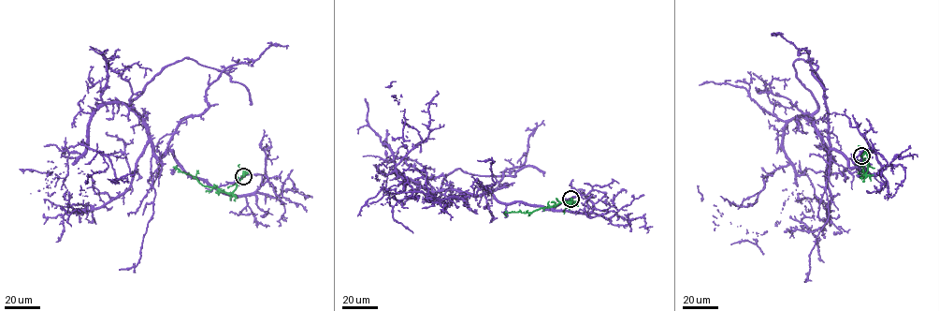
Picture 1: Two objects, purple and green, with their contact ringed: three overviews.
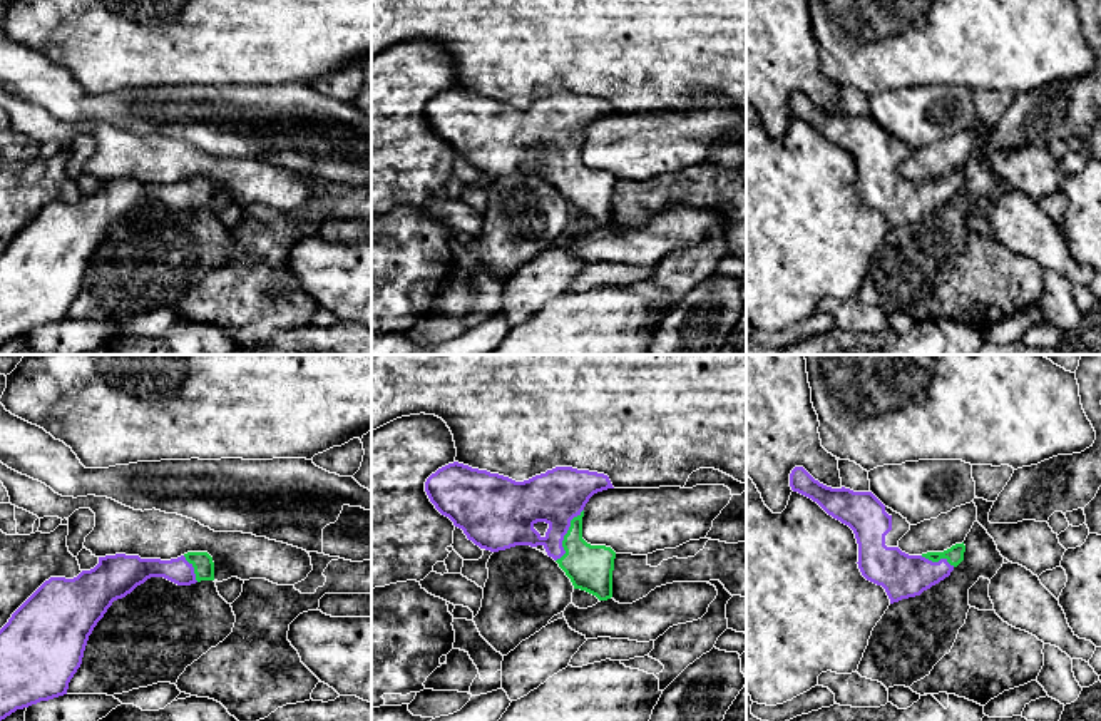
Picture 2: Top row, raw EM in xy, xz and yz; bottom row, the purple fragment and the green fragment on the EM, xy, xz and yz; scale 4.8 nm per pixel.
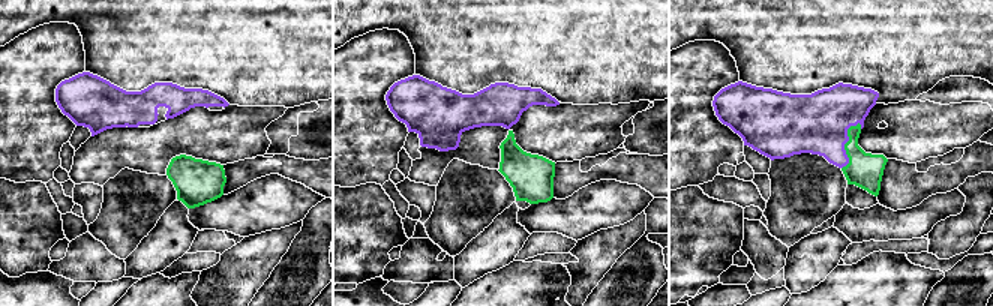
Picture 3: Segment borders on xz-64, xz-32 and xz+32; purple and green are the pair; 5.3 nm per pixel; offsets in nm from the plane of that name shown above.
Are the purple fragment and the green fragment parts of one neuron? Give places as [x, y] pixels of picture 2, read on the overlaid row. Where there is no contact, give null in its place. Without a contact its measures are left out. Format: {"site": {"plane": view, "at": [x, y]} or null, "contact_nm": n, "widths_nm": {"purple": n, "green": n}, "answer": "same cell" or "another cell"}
{"site": {"plane": "xz", "at": [564, 534]}, "contact_nm": 280, "widths_nm": {"purple": 260, "green": 220}, "answer": "another cell"}

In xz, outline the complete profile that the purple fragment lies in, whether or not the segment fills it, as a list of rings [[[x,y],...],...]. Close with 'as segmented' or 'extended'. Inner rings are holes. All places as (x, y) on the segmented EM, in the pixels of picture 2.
[[[453,462],[425,482],[435,509],[480,549],[499,552],[515,545],[542,545],[561,559],[571,520],[589,499],[614,488],[597,472],[556,467],[524,482]]] | as segmented

